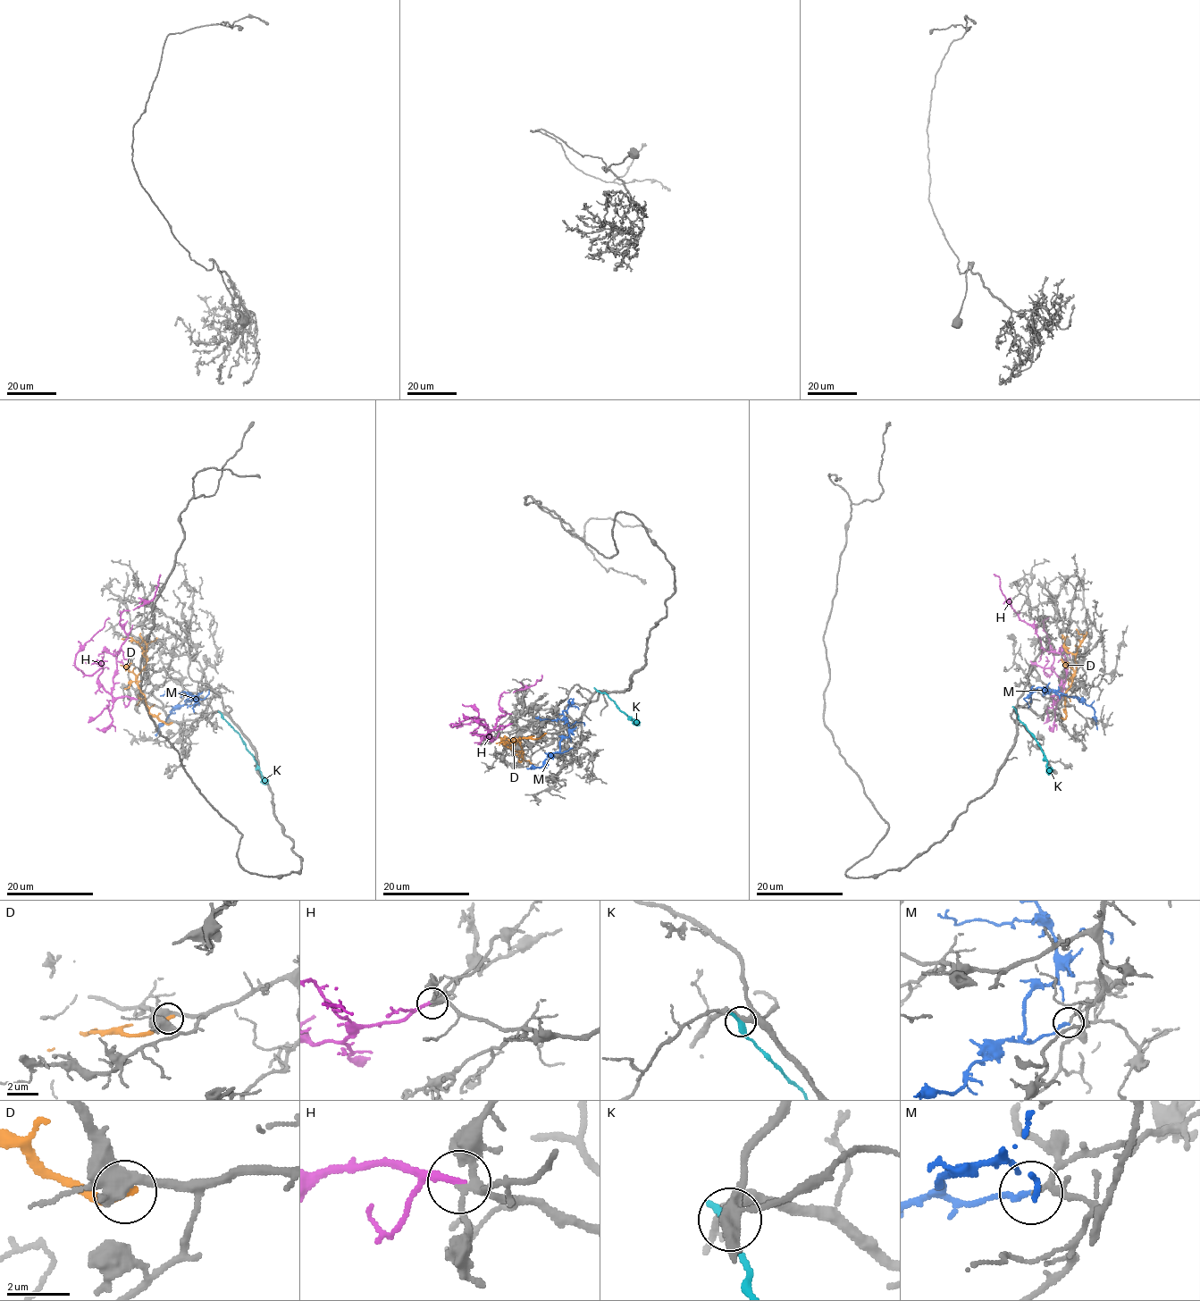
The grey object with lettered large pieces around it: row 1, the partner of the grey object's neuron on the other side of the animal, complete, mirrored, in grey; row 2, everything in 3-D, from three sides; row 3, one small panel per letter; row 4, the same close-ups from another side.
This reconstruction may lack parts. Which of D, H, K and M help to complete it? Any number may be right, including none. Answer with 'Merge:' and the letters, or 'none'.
Merge: H, M

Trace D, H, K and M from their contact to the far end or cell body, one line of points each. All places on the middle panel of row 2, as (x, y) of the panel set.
D: (544, 734), (535, 739), (520, 739), (511, 748), (518, 751), (522, 750), (519, 741), (499, 737)
H: (511, 724), (490, 729), (489, 740), (506, 714), (499, 696), (532, 686), (542, 675)
K: (597, 690), (614, 700), (632, 720), (639, 723)
M: (572, 747), (560, 751), (560, 741), (568, 734), (569, 724), (562, 712), (567, 709), (569, 702)

